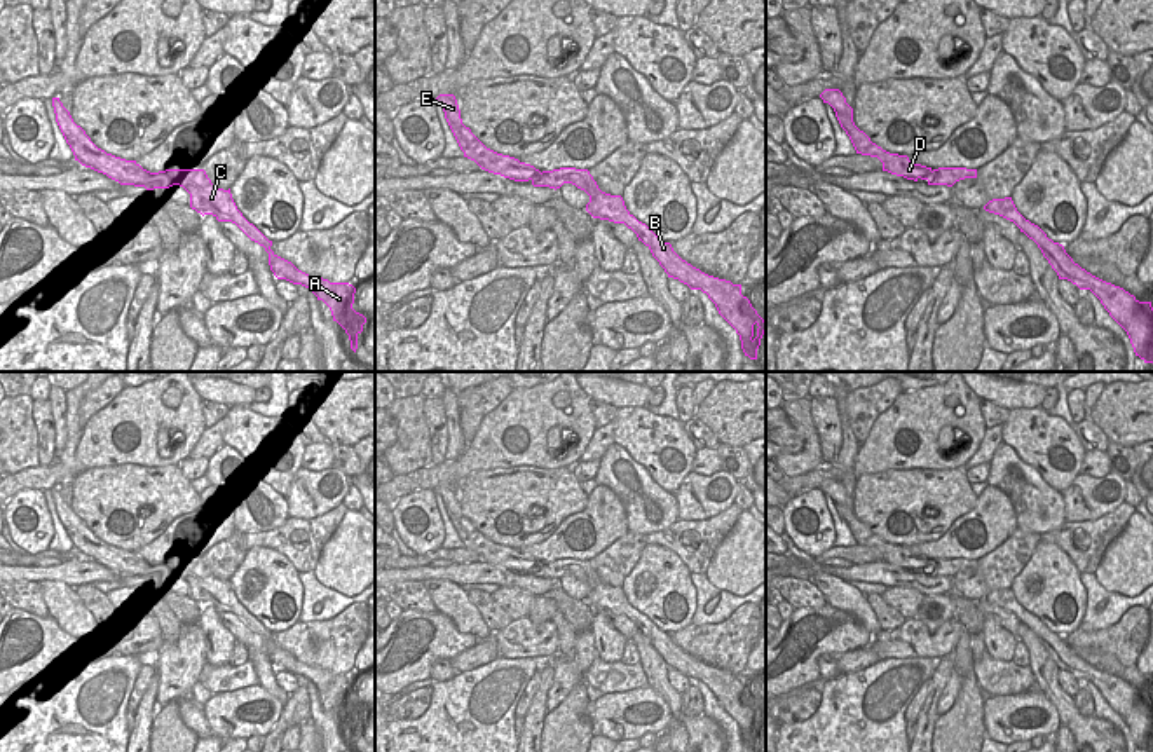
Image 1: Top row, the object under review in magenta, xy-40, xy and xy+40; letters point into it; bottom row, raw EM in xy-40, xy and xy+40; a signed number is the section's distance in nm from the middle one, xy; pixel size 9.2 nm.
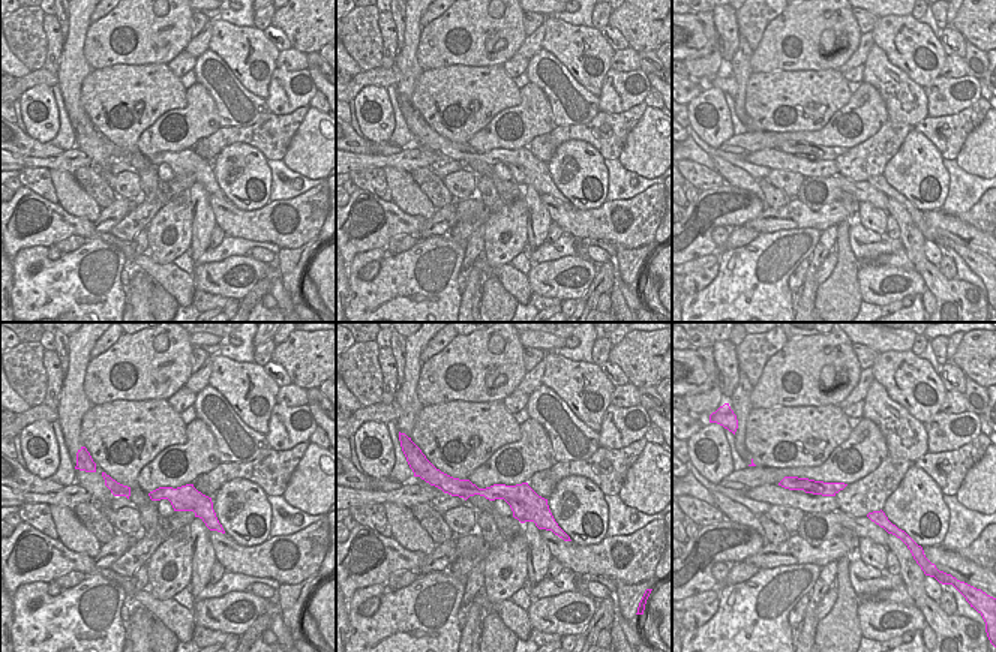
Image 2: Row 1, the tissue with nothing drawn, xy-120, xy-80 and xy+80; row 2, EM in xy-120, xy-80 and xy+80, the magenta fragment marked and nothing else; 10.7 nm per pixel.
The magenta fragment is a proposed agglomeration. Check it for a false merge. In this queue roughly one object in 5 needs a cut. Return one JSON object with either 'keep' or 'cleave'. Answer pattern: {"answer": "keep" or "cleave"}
{"answer": "keep"}

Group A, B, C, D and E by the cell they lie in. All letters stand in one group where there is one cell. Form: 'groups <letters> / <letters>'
groups A B C D E

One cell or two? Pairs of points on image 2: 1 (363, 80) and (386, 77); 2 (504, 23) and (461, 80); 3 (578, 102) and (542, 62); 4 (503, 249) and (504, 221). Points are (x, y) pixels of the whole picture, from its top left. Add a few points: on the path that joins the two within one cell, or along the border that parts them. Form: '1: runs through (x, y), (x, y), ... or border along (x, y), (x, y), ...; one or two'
1: runs through (369, 77), (380, 77); one
2: border along (501, 63), (444, 65), (437, 69); two
3: runs through (567, 92), (548, 72); one
4: runs through (500, 242), (498, 234), (504, 228); one

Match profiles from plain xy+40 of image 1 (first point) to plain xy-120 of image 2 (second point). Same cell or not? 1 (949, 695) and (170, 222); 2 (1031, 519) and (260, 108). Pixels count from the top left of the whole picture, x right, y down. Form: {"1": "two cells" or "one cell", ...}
{"1": "one cell", "2": "one cell"}

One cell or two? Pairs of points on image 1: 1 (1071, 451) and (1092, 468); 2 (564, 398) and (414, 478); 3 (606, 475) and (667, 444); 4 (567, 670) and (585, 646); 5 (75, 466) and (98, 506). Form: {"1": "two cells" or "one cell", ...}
{"1": "two cells", "2": "one cell", "3": "two cells", "4": "one cell", "5": "two cells"}

